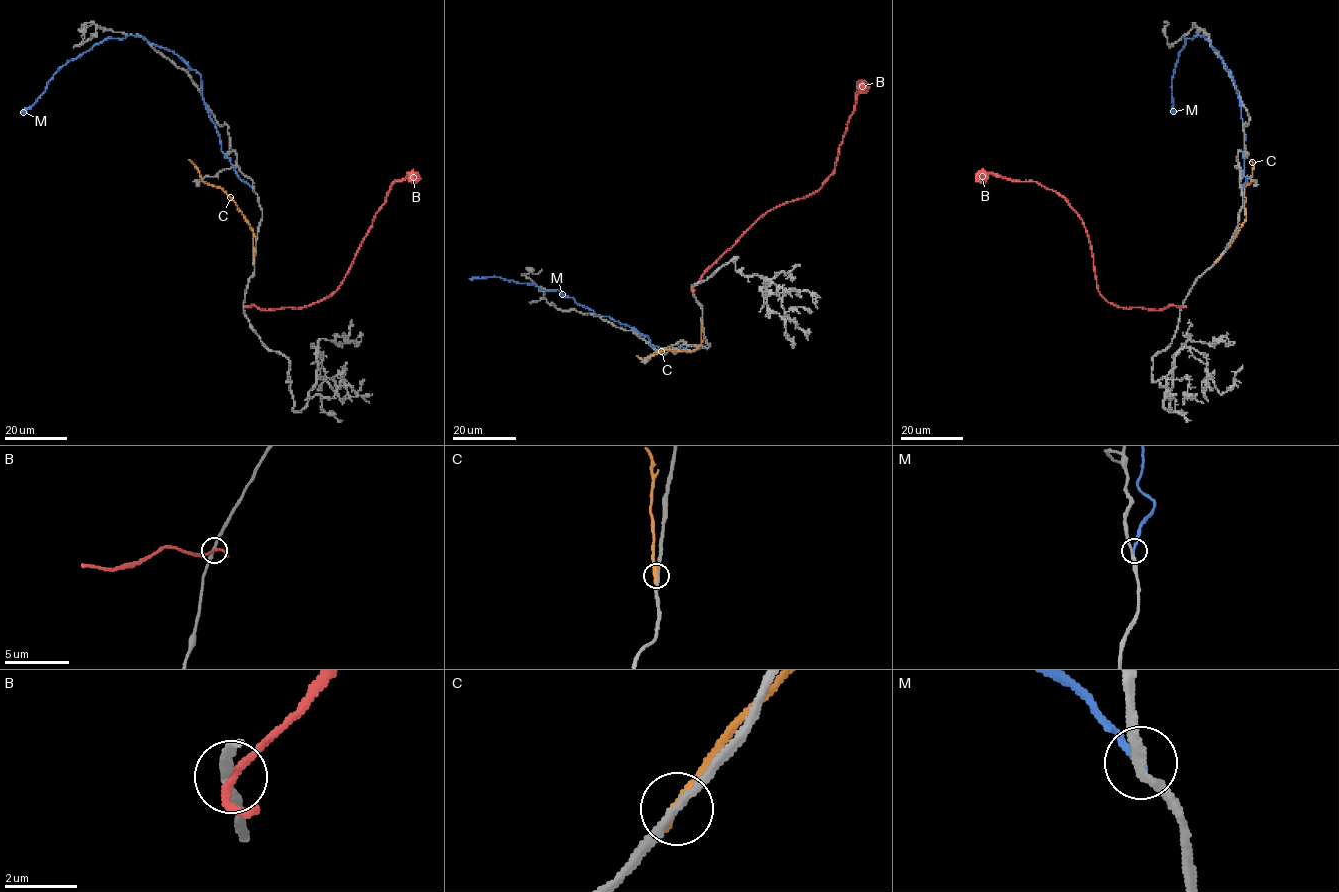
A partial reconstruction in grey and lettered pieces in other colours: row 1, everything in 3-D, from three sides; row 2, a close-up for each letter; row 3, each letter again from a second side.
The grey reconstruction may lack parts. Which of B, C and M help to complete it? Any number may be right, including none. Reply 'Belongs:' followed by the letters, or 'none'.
Belongs: none

